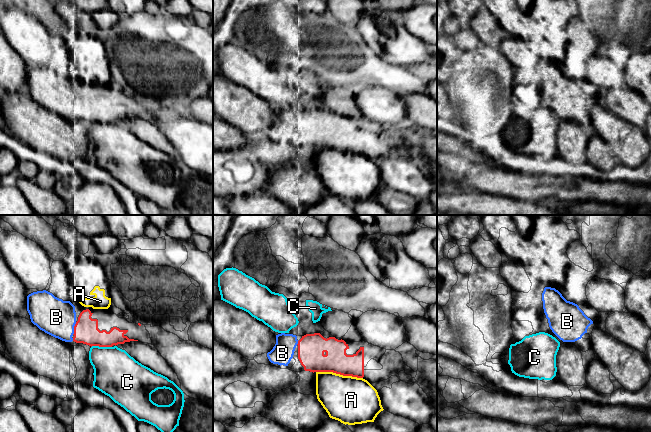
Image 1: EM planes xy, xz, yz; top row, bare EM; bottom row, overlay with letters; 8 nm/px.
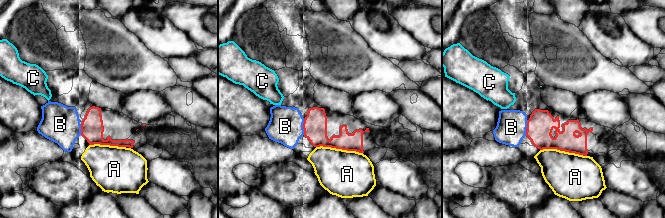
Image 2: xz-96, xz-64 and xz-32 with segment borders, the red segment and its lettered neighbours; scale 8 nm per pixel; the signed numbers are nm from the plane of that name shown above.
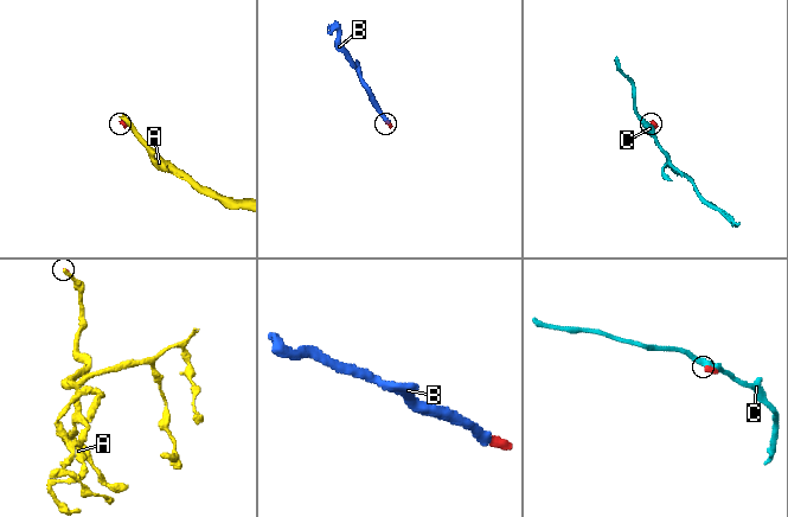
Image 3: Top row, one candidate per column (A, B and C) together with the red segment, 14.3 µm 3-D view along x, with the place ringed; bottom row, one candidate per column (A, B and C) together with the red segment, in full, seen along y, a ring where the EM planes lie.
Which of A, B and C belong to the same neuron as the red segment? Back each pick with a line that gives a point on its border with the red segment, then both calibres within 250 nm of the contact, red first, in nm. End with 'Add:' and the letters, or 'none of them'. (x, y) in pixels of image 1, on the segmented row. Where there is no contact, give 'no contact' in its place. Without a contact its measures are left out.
B: meets red in xy at (74, 328); 200 nm thick on the red side, 300 nm on the other
Add: B

